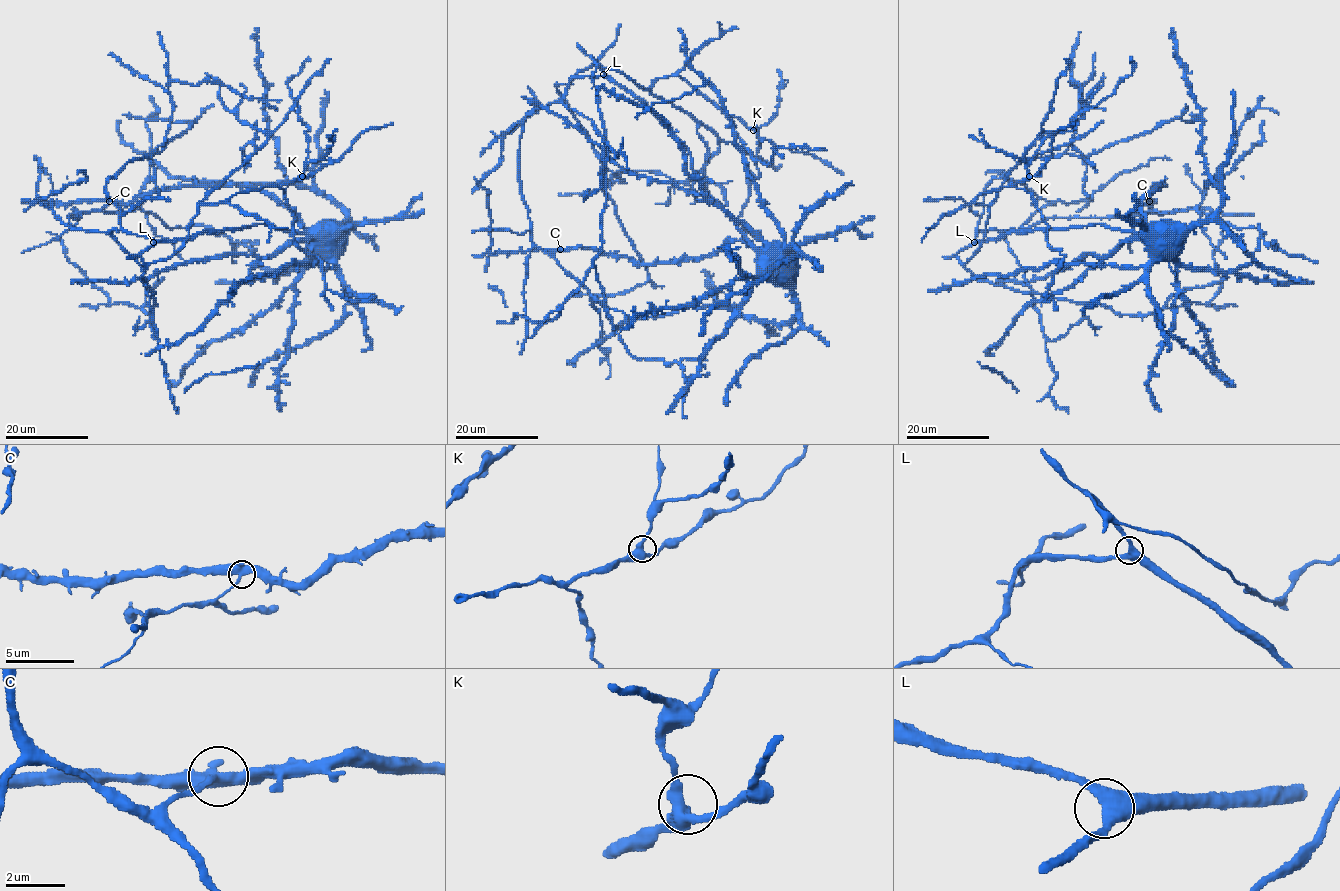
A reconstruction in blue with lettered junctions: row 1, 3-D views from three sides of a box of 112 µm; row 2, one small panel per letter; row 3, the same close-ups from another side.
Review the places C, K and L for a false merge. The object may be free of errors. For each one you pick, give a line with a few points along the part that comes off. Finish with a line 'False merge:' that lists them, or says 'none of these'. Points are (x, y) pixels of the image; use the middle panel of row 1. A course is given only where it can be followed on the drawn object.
False merge: none of these

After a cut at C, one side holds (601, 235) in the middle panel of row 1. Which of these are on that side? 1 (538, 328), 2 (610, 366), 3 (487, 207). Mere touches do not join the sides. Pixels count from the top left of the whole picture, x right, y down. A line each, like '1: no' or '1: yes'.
1: yes
2: no
3: yes

